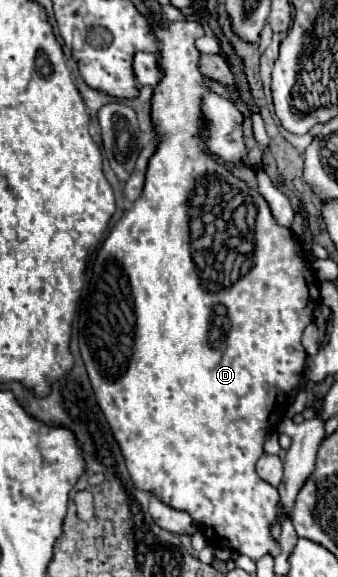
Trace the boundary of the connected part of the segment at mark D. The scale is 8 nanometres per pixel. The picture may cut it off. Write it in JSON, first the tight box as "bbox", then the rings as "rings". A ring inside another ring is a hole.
{"bbox":[79,21,321,561],"rings":[[[173,21],[173,23],[161,23],[161,27],[155,27],[155,37],[161,43],[161,55],[159,65],[165,73],[163,81],[155,87],[153,93],[153,121],[157,125],[157,133],[161,137],[155,155],[149,161],[147,167],[147,179],[143,195],[133,203],[133,207],[115,223],[109,237],[105,239],[103,247],[97,253],[95,265],[93,265],[93,279],[89,283],[89,289],[83,297],[81,311],[79,311],[79,349],[81,357],[85,361],[89,381],[93,385],[95,399],[111,427],[111,433],[115,441],[121,447],[127,471],[131,475],[131,481],[135,489],[153,493],[157,499],[161,499],[165,505],[177,511],[185,511],[193,517],[197,527],[203,531],[205,539],[213,547],[225,547],[231,551],[237,551],[241,555],[247,555],[249,559],[257,561],[267,551],[279,553],[279,543],[273,541],[269,533],[269,525],[275,521],[277,501],[279,493],[273,485],[265,483],[255,473],[255,463],[263,455],[263,441],[265,435],[271,433],[283,413],[285,413],[285,395],[293,387],[297,387],[303,369],[307,353],[301,345],[303,329],[313,321],[313,311],[321,303],[319,297],[319,281],[309,269],[307,261],[303,259],[303,251],[299,241],[289,233],[289,229],[279,227],[269,211],[269,205],[259,195],[257,189],[247,187],[243,181],[239,181],[233,173],[229,173],[225,167],[217,165],[211,155],[207,153],[199,129],[203,125],[199,101],[203,93],[207,91],[209,79],[205,79],[199,73],[199,51],[195,49],[195,39],[203,37],[203,25],[197,21]],[[205,233],[211,233],[213,237],[205,237]]]}

